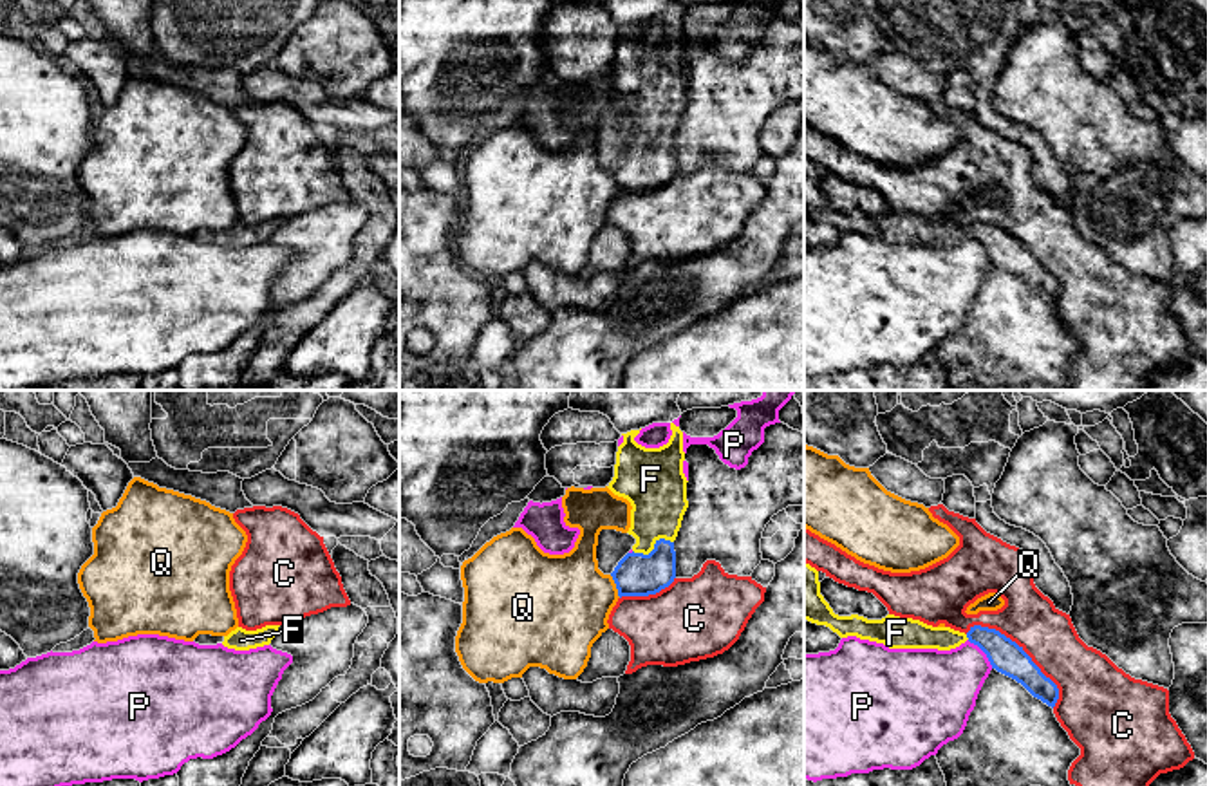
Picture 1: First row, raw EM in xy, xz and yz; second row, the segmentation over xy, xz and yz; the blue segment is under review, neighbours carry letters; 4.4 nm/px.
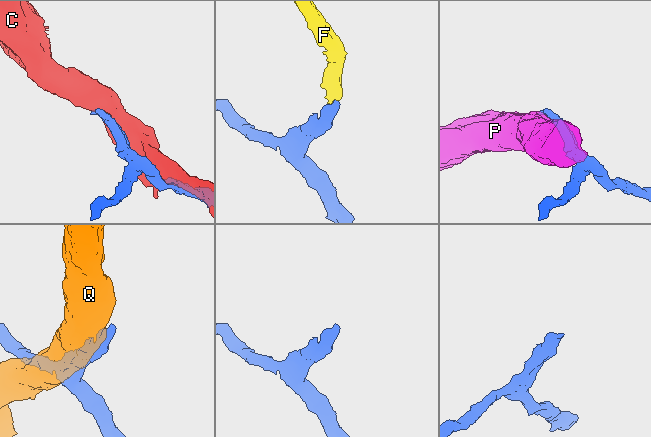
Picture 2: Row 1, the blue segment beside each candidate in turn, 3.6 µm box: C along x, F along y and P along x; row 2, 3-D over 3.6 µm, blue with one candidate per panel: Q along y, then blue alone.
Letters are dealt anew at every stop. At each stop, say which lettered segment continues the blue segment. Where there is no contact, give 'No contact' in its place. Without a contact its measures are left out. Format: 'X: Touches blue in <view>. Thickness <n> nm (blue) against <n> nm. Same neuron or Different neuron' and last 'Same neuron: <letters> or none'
C: Touches blue in yz. Thickness 150 nm (blue) against 240 nm. Different neuron
F: Touches blue in xz. Thickness 190 nm (blue) against 260 nm. Same neuron
P: Touches blue in yz. Thickness 150 nm (blue) against 340 nm. Different neuron
Q: Touches blue in xz. Thickness 190 nm (blue) against 420 nm. Different neuron
Same neuron: F

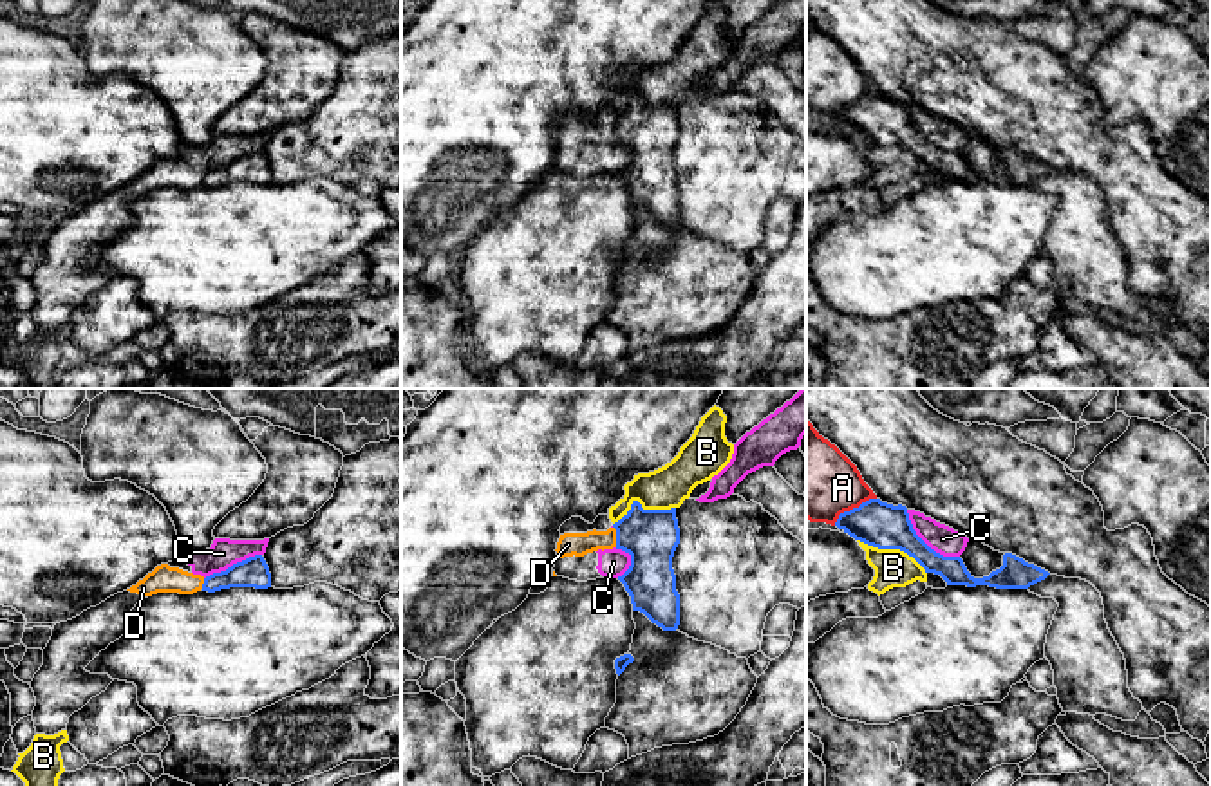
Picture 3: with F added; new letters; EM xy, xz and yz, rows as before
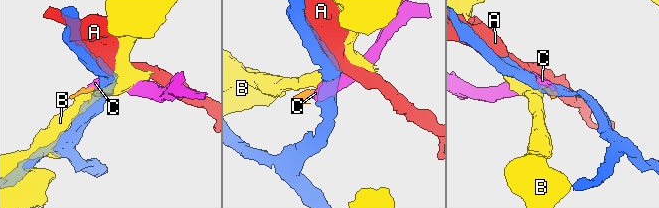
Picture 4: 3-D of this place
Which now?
A: Touches blue in yz. Thickness 200 nm (blue) against 360 nm. Different neuron
B: Touches blue in xz. Thickness 240 nm (blue) against 190 nm. Different neuron
C: Touches blue in yz. Thickness 200 nm (blue) against 120 nm. Different neuron
D: Touches blue in xz. Thickness 240 nm (blue) against 110 nm. Different neuron
Same neuron: none

